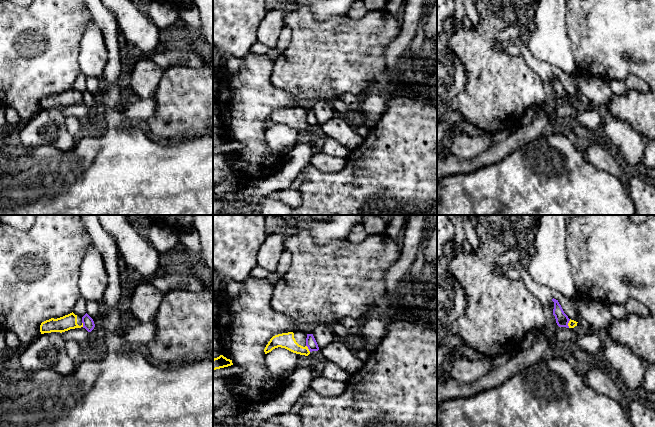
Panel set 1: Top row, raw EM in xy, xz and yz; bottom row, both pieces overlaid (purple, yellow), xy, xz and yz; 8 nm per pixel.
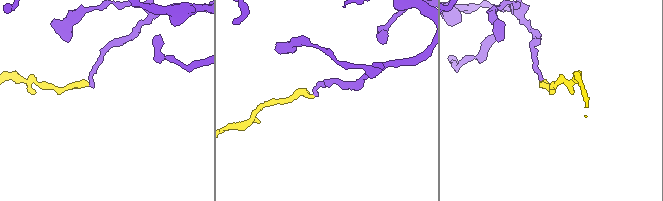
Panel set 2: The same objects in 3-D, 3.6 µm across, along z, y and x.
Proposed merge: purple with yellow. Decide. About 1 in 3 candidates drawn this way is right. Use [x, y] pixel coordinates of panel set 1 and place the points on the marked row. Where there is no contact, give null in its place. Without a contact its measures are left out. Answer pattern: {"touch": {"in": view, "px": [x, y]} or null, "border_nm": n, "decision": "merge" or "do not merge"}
{"touch": {"in": "xz", "px": [308, 348]}, "border_nm": 70, "decision": "do not merge"}

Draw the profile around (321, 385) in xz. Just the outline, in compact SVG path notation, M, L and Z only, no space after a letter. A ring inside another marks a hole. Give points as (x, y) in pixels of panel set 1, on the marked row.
M324 376L314 378L310 384L310 388L313 391L326 397L333 397L342 394L345 391L346 386L346 382L333 381Z

